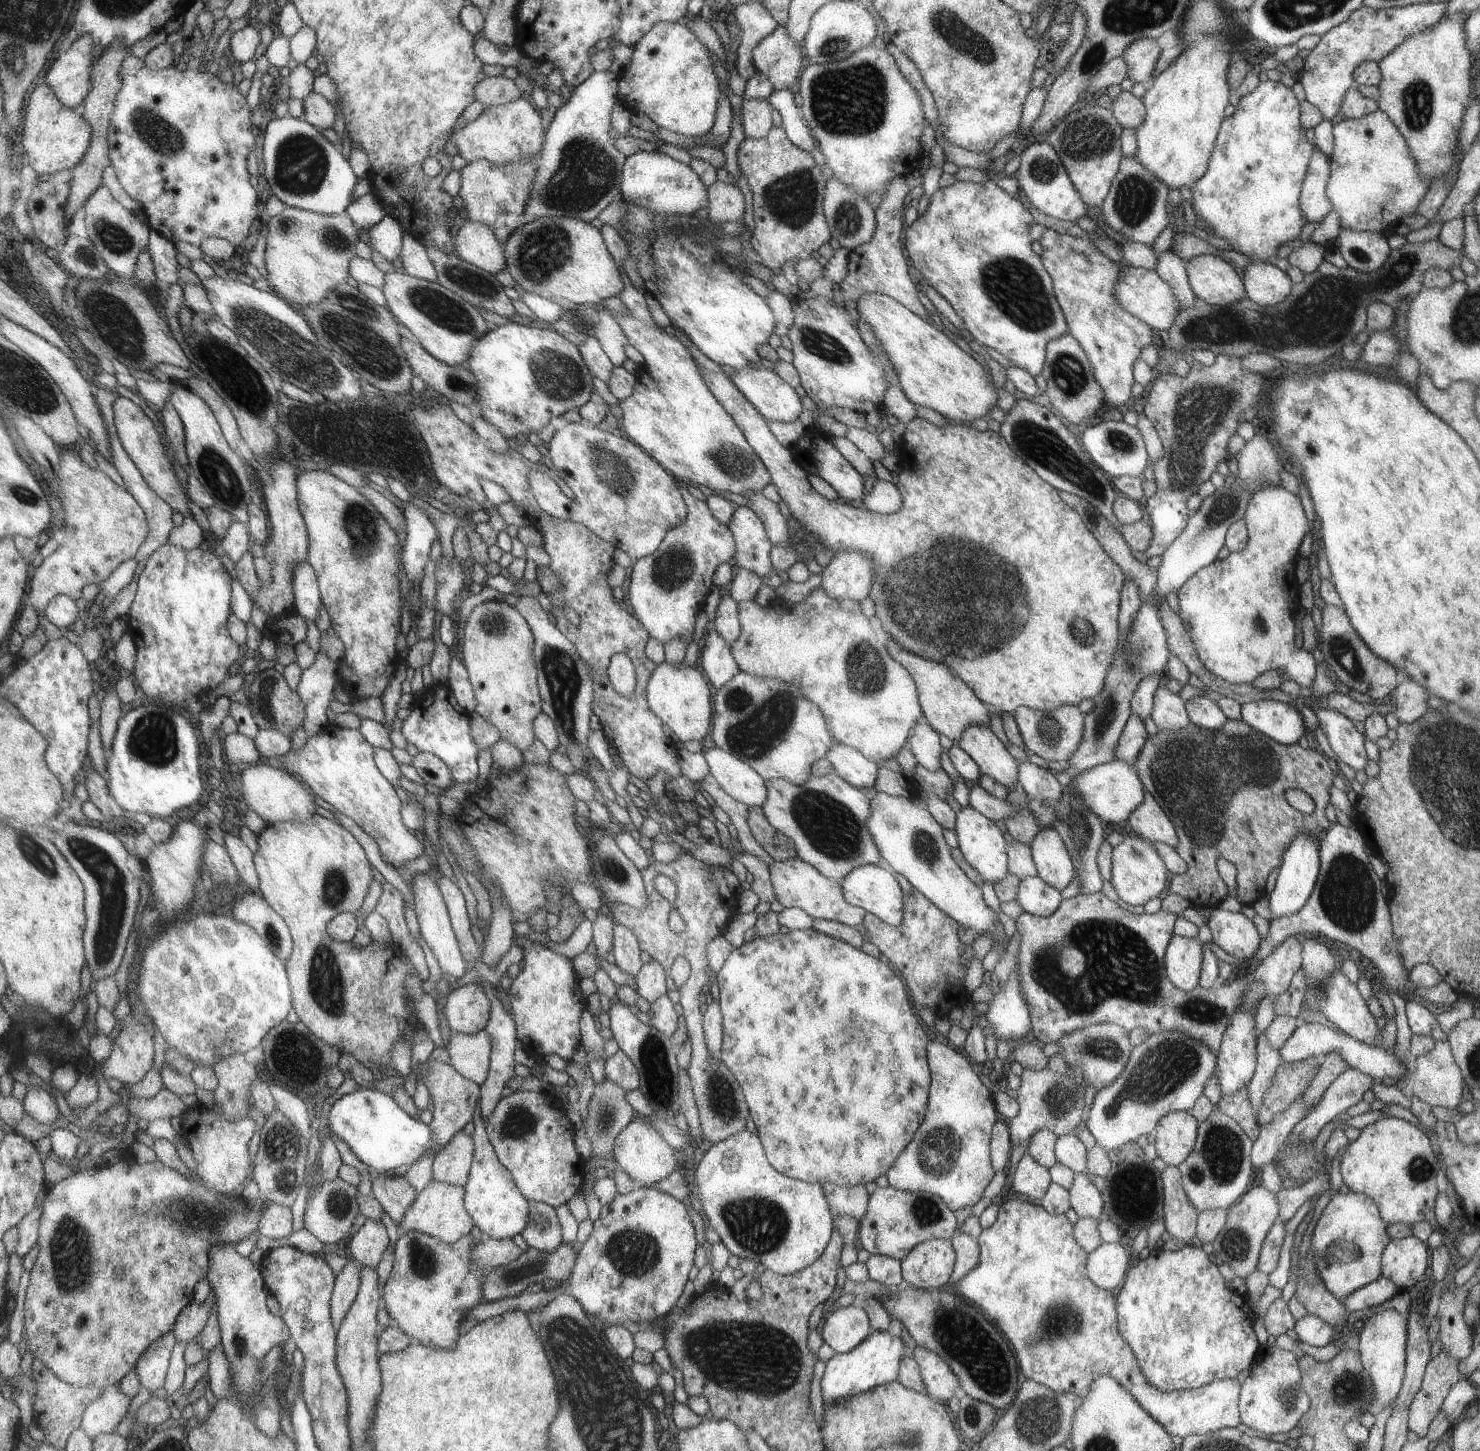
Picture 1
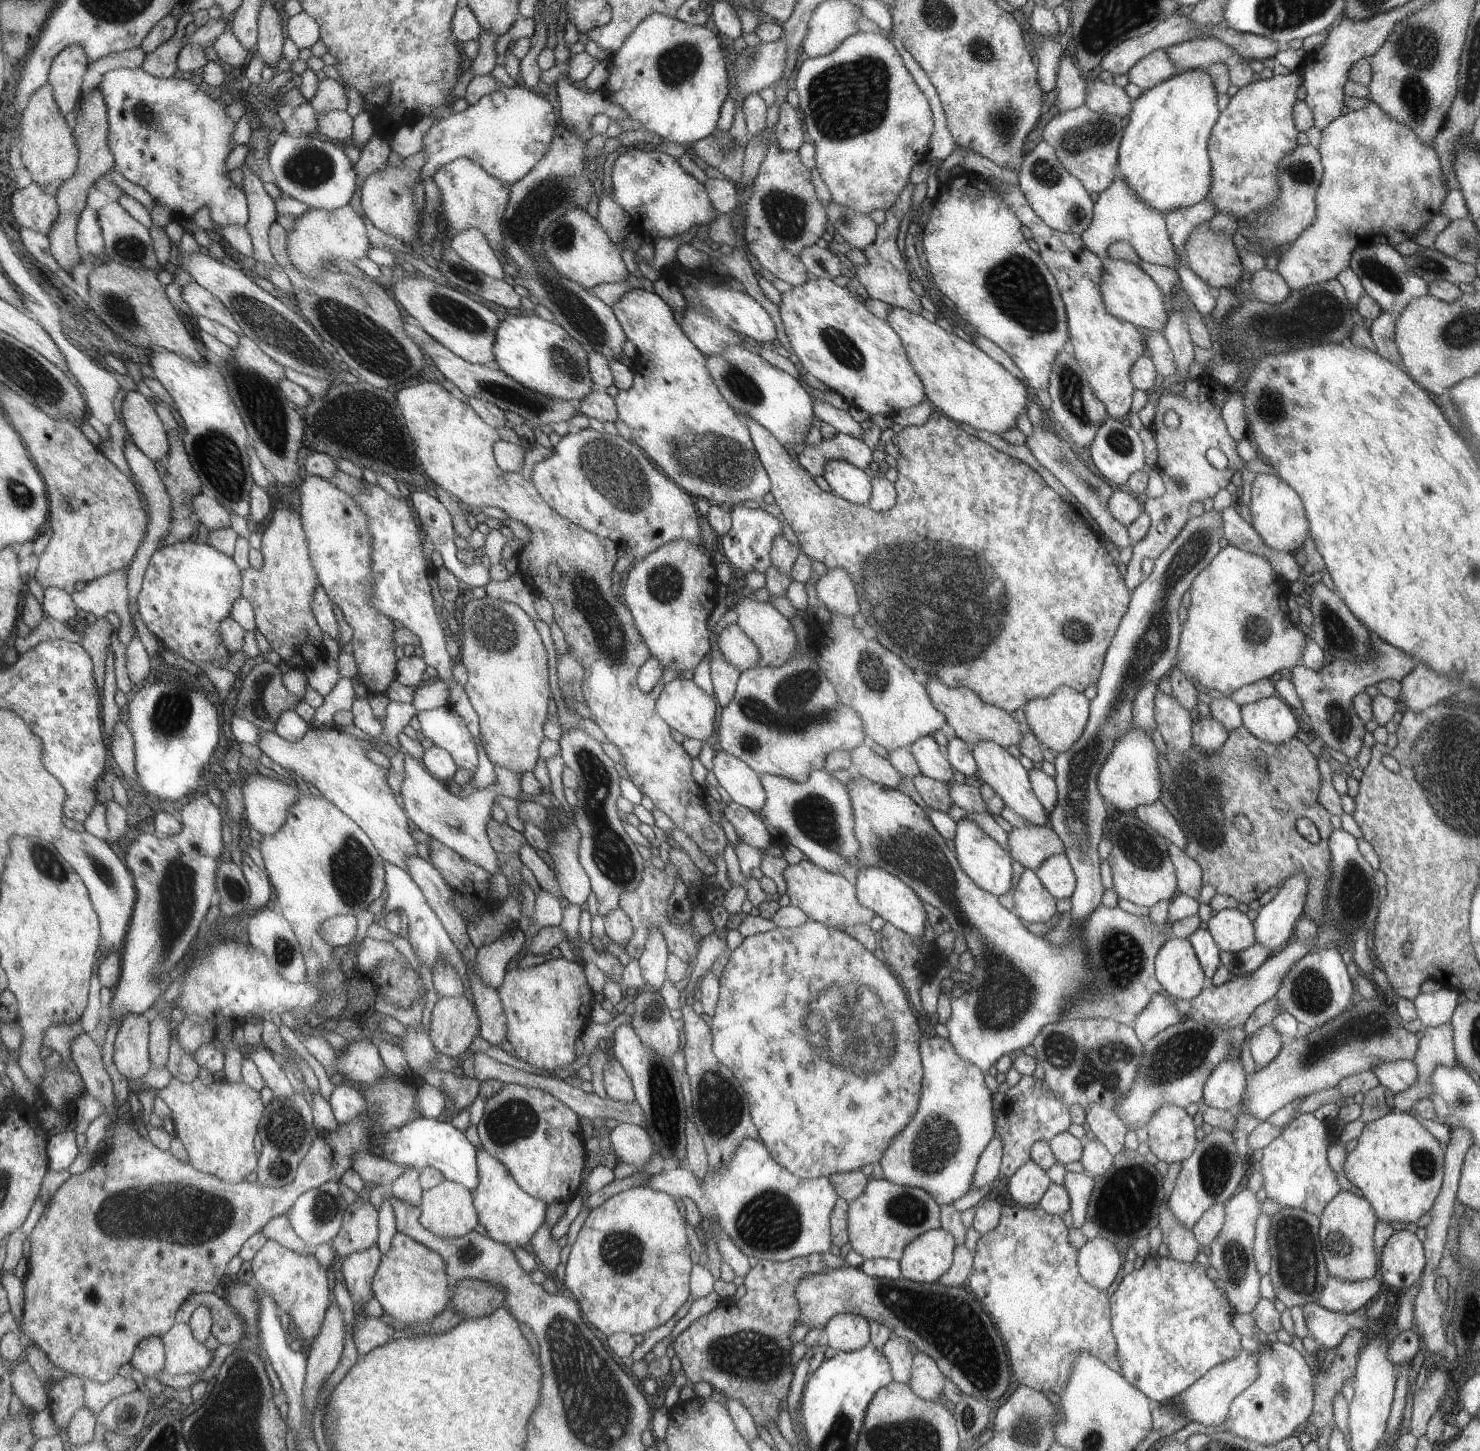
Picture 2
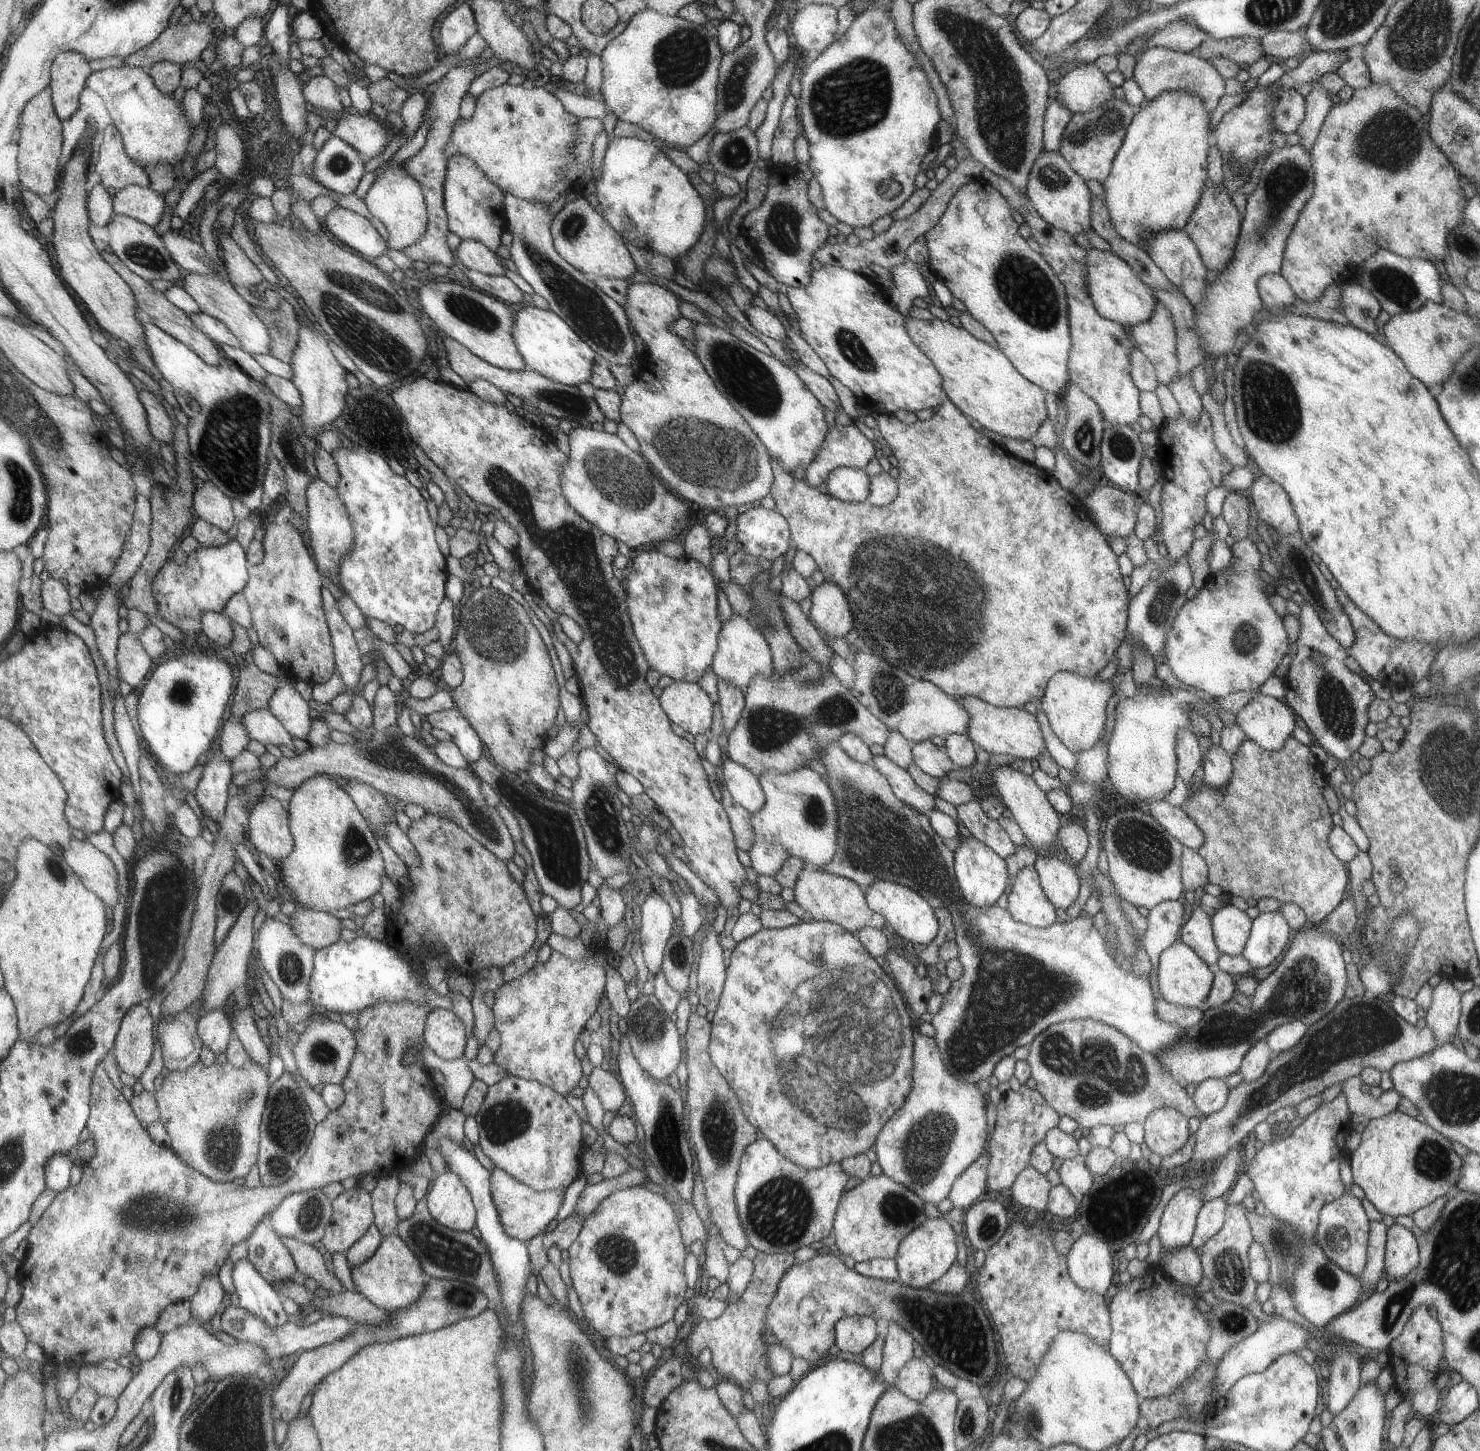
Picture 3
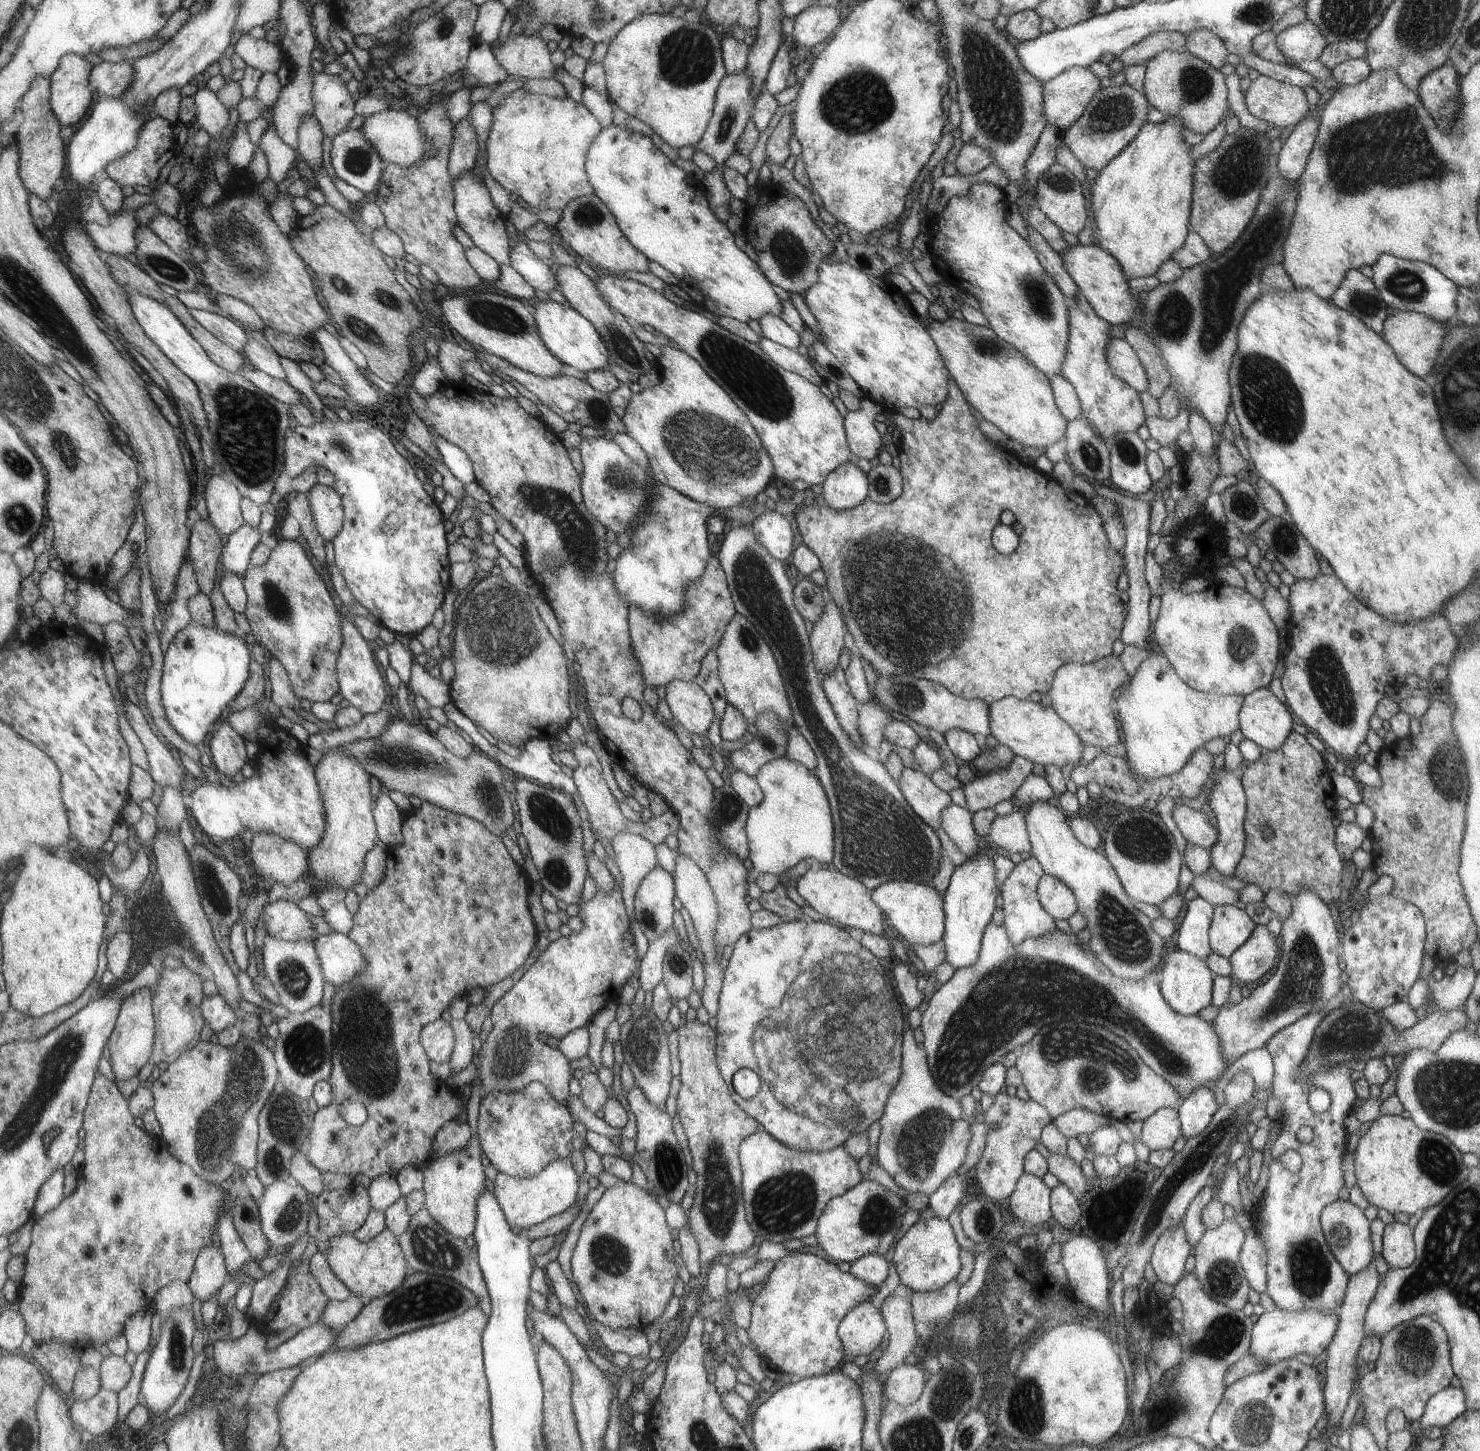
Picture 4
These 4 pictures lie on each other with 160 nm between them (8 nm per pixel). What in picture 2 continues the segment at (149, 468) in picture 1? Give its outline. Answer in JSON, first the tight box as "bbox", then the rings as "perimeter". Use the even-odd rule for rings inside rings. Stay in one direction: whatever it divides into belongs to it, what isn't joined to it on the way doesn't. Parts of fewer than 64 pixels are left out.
{"bbox":[118,391,169,463],"perimeter":[[[128,391],[120,398],[118,402],[120,413],[124,420],[128,432],[136,442],[136,445],[151,458],[151,460],[164,463],[169,456],[169,435],[163,420],[159,418],[159,414],[155,412],[155,400],[145,398],[141,392]]]}

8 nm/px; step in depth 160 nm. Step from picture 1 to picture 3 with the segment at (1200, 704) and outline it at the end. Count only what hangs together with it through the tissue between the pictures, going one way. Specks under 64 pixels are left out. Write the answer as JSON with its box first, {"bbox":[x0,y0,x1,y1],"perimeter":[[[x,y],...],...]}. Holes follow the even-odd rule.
{"bbox":[1201,745,1233,789],"perimeter":[[[1219,745],[1207,747],[1201,757],[1201,778],[1210,789],[1222,789],[1230,779],[1233,760]]]}

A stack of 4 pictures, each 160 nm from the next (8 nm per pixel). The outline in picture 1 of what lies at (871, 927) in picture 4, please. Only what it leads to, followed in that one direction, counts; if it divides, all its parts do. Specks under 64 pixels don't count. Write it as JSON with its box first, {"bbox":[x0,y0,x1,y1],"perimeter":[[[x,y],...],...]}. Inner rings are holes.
{"bbox":[768,858,867,927],"perimeter":[[[797,858],[771,861],[768,866],[769,880],[775,900],[783,908],[799,907],[811,918],[837,921],[850,927],[856,927],[862,922],[867,912],[859,907],[847,904],[843,898],[842,887],[839,882],[824,877],[818,869]]]}

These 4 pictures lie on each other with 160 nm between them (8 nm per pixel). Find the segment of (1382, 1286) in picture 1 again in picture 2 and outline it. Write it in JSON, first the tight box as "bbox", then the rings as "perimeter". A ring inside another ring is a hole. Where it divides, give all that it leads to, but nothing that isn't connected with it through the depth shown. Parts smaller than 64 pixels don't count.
{"bbox":[1315,1275,1381,1313],"perimeter":[[[1378,1275],[1353,1282],[1328,1276],[1315,1303],[1336,1313],[1357,1312],[1367,1300],[1381,1292],[1381,1283]]]}

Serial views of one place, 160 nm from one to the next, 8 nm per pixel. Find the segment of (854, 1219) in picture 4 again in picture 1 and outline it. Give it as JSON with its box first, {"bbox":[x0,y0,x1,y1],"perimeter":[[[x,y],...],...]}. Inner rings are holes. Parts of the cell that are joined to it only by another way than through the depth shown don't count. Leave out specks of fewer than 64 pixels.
{"bbox":[857,1187,956,1260],"perimeter":[[[877,1187],[868,1196],[866,1211],[858,1222],[857,1238],[870,1255],[901,1260],[915,1246],[929,1239],[951,1240],[956,1234],[956,1216],[936,1194],[923,1191],[900,1191],[893,1187]]]}

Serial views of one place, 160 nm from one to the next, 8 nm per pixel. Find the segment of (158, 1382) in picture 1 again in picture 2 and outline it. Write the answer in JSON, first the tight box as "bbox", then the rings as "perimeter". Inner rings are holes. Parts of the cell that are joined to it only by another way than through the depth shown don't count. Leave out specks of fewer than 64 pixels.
{"bbox":[131,1337,166,1376],"perimeter":[[[150,1337],[143,1340],[135,1351],[131,1364],[143,1374],[143,1376],[153,1376],[157,1372],[162,1372],[166,1365],[166,1346],[161,1337]]]}

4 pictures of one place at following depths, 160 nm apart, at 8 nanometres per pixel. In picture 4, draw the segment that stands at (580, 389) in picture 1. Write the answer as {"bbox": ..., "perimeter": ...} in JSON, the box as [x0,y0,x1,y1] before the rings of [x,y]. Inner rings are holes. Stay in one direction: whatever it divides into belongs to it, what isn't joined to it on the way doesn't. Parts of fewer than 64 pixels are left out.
{"bbox":[534,300,611,373],"perimeter":[[[551,300],[539,301],[535,308],[534,317],[541,340],[564,365],[584,373],[607,368],[607,364],[611,362],[610,350],[603,342],[599,329],[586,316],[566,303],[558,304]]]}

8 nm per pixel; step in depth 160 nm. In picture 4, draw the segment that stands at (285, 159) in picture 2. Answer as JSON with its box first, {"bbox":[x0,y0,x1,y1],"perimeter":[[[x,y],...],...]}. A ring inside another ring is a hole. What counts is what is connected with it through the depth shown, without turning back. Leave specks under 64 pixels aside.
{"bbox":[330,128,387,194],"perimeter":[[[360,128],[335,135],[332,144],[330,164],[338,178],[364,194],[378,188],[387,164]]]}

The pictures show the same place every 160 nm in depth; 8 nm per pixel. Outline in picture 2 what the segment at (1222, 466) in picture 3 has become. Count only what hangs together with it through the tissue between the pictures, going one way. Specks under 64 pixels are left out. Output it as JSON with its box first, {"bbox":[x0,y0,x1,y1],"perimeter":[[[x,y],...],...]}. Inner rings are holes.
{"bbox":[1124,371,1244,590],"perimeter":[[[1205,371],[1202,377],[1187,379],[1184,382],[1182,391],[1162,392],[1154,408],[1154,416],[1150,429],[1156,444],[1157,459],[1154,464],[1157,472],[1162,476],[1164,482],[1164,493],[1160,497],[1147,499],[1144,503],[1144,513],[1150,518],[1150,530],[1139,543],[1132,545],[1132,554],[1126,564],[1124,579],[1126,587],[1133,590],[1143,579],[1141,572],[1141,560],[1143,558],[1157,558],[1168,544],[1175,538],[1175,535],[1184,527],[1184,524],[1191,517],[1189,504],[1212,497],[1221,489],[1230,488],[1230,478],[1235,471],[1244,465],[1244,461],[1235,452],[1235,442],[1227,434],[1225,423],[1221,420],[1221,406],[1229,398],[1233,386],[1219,384],[1211,375]],[[1201,394],[1207,394],[1205,398],[1211,398],[1213,402],[1201,400]],[[1172,409],[1178,416],[1179,424],[1175,430],[1167,430],[1162,422],[1163,413]],[[1209,448],[1218,448],[1227,459],[1227,464],[1222,470],[1215,469],[1209,465],[1205,452]]]}

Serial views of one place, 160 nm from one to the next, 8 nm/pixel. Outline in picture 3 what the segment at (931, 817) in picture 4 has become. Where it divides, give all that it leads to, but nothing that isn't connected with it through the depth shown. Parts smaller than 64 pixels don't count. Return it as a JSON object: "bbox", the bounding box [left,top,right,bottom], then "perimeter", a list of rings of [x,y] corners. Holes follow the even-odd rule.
{"bbox":[871,755,935,814],"perimeter":[[[872,755],[871,766],[886,777],[893,794],[907,806],[926,814],[933,809],[935,796],[926,793],[905,769],[899,768],[894,761],[884,755]]]}

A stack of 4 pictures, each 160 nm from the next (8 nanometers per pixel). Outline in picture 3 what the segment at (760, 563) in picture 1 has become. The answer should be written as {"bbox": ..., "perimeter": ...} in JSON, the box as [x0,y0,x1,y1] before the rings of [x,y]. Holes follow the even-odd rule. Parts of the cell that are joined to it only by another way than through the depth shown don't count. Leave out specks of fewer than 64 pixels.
{"bbox":[735,508,791,563],"perimeter":[[[750,508],[736,516],[735,550],[757,557],[764,563],[782,557],[791,546],[787,521],[774,509]]]}

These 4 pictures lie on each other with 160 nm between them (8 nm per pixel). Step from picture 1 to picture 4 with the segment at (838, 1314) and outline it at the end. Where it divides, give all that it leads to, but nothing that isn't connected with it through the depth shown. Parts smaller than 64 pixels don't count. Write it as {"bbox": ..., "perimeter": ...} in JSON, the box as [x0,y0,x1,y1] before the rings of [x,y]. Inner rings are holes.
{"bbox":[838,1300,886,1359],"perimeter":[[[861,1300],[838,1324],[838,1335],[843,1341],[843,1350],[851,1359],[860,1354],[868,1355],[874,1348],[879,1346],[886,1332],[885,1321],[879,1312],[875,1310],[870,1300]]]}

